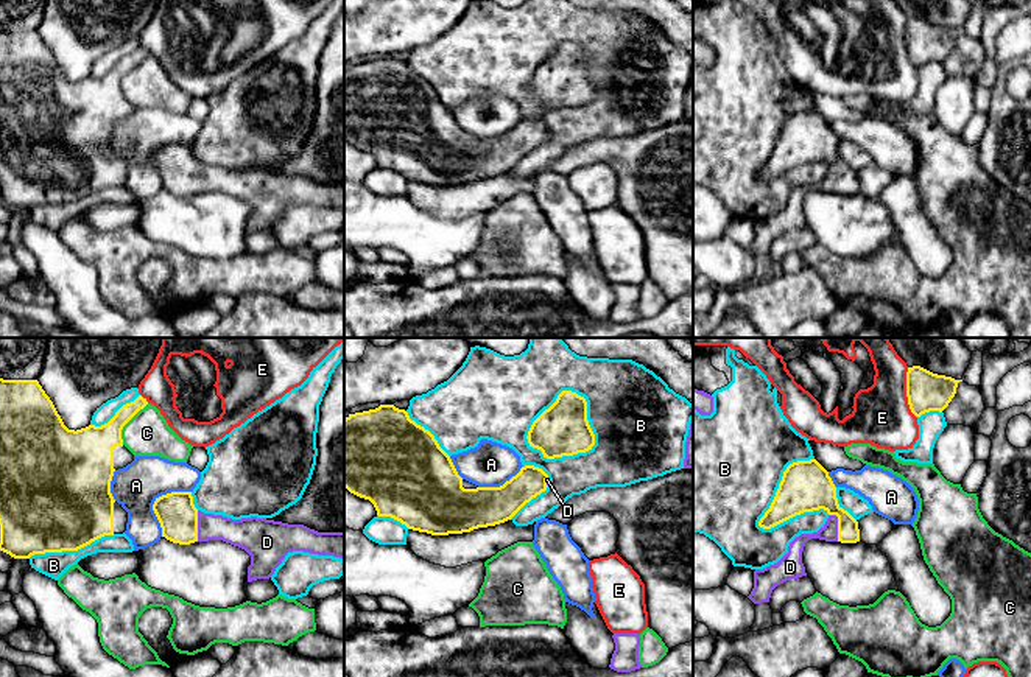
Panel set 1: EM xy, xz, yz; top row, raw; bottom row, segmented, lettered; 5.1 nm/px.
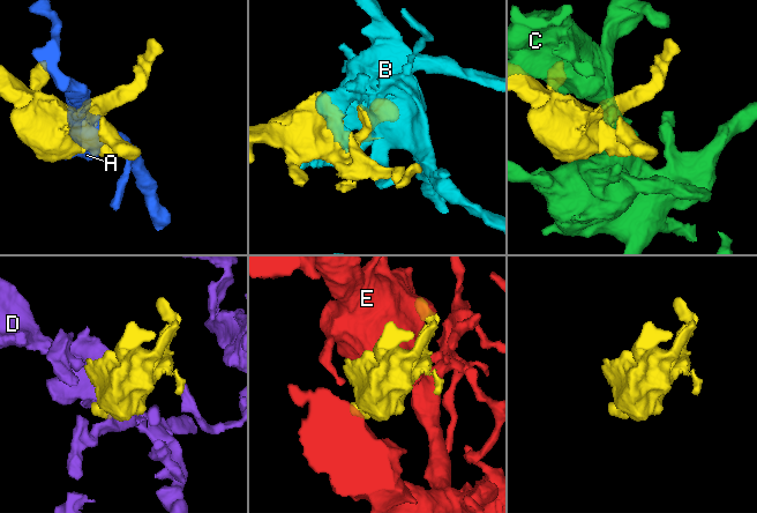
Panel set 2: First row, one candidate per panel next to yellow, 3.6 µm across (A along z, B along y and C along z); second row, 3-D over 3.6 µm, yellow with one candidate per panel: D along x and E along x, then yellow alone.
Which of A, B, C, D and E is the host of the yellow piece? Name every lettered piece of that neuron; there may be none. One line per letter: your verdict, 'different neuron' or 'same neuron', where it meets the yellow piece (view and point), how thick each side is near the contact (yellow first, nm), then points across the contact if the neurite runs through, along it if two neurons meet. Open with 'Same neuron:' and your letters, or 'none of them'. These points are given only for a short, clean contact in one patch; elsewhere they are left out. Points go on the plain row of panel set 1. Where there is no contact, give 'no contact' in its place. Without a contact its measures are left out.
Same neuron: D
A: different neuron | xy (154, 153) | 200/240 nm
B: different neuron | xz (533, 75) | 280/440 nm
C: different neuron | xy (126, 73) | 260/220 nm
D: same neuron | yz (838, 176) | 240/90 nm | across yz (807, 139), (837, 165), (838, 176), (829, 184)
E: different neuron | yz (907, 44) | 200/300 nm

